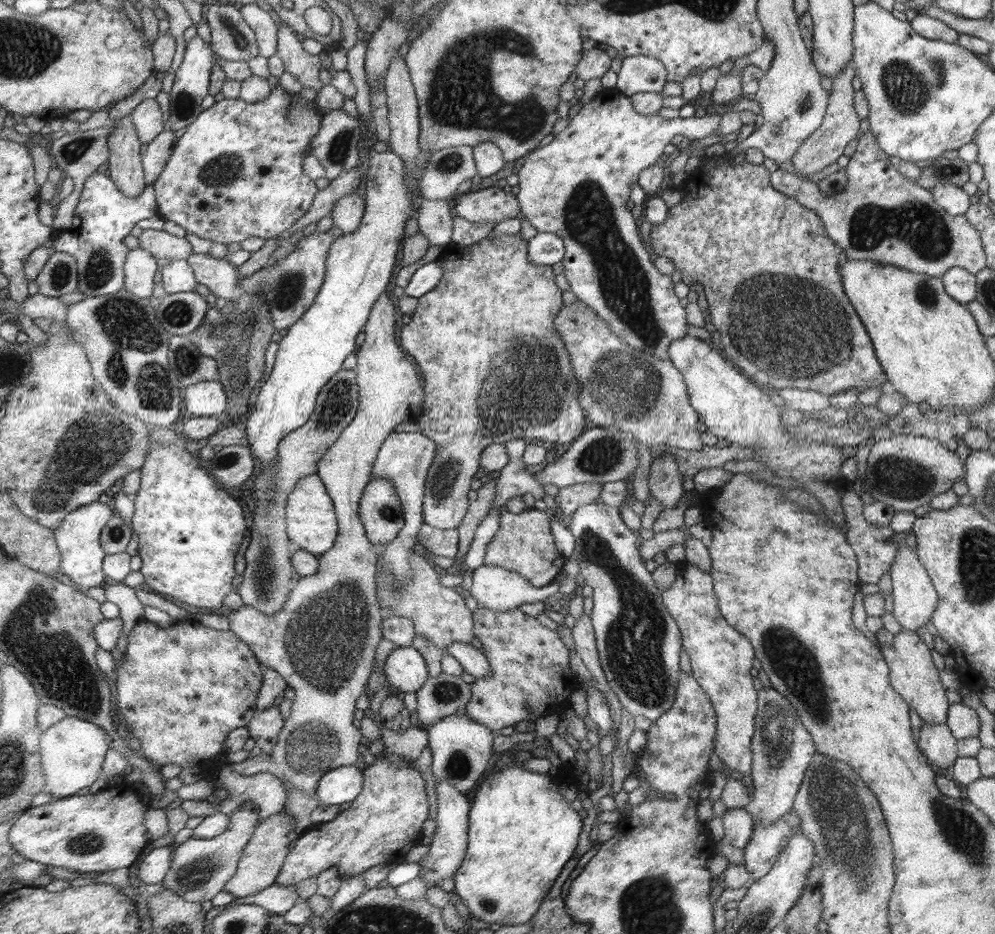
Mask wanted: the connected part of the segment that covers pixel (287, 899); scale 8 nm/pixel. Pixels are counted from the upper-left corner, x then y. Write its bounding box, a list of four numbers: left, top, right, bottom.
[247,882,301,915]

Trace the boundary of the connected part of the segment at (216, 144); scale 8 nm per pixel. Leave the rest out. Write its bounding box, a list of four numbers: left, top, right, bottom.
[154,83,322,244]

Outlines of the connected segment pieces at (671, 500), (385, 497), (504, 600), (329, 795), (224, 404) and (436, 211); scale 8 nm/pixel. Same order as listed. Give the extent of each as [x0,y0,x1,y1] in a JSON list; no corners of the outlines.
[[648,453,684,510],[359,478,404,548],[470,566,558,612],[314,765,364,806],[184,379,229,417],[417,198,452,246]]

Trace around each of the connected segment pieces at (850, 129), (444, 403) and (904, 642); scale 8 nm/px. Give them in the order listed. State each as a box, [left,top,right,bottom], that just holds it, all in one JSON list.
[[791,63,859,176],[399,232,585,530],[881,631,949,724]]

